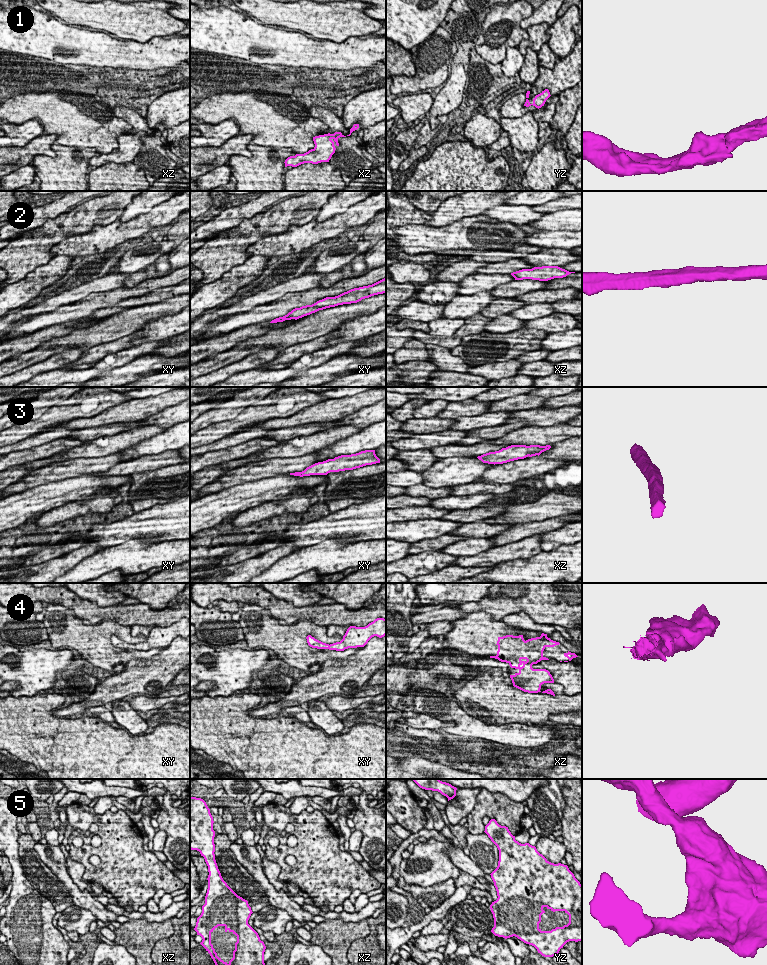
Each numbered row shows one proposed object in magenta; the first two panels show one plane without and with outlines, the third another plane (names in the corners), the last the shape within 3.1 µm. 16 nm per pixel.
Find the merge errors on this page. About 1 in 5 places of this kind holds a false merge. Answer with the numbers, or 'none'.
none

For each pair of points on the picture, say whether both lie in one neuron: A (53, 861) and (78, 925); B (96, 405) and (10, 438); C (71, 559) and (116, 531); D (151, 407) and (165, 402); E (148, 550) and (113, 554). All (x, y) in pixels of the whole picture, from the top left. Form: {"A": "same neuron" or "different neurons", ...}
{"A": "different neurons", "B": "same neuron", "C": "different neurons", "D": "same neuron", "E": "same neuron"}

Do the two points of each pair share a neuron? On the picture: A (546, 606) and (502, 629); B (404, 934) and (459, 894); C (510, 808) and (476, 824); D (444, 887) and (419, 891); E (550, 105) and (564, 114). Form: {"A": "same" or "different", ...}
{"A": "different", "B": "same", "C": "same", "D": "same", "E": "different"}

